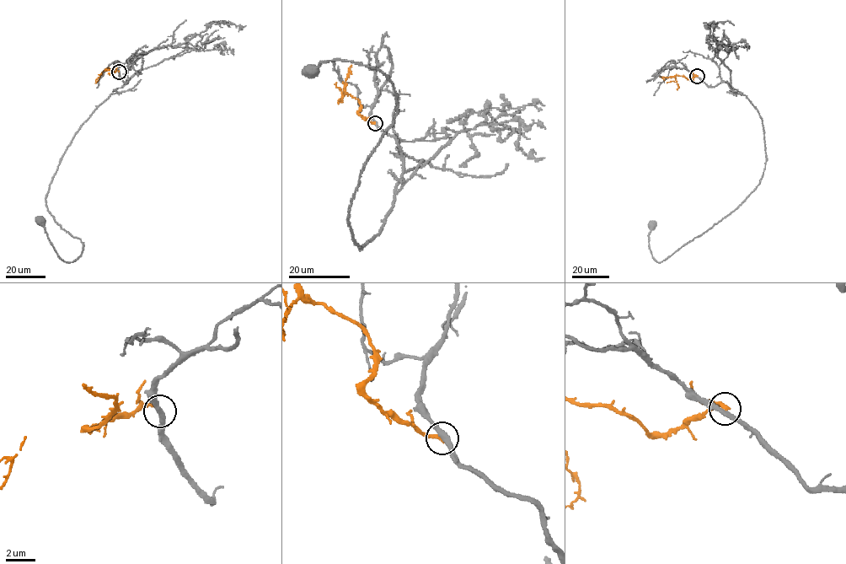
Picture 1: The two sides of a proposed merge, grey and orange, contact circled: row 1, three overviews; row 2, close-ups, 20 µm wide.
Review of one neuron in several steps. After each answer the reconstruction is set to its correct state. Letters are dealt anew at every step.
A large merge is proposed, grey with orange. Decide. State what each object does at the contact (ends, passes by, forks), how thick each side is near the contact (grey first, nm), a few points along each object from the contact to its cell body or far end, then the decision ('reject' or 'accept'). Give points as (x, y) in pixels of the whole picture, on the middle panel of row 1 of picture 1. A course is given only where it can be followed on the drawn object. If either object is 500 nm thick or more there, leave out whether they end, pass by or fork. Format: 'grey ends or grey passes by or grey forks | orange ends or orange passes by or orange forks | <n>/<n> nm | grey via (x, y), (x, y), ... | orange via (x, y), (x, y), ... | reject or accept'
grey passes by | orange ends | 320/240 nm | grey via (375, 122), (404, 172), (361, 248), (349, 214), (397, 113), (394, 88), (351, 61), (312, 72) | orange via (375, 123), (365, 120), (359, 114), (361, 108), (359, 101), (345, 90), (346, 76), (352, 66) | reject

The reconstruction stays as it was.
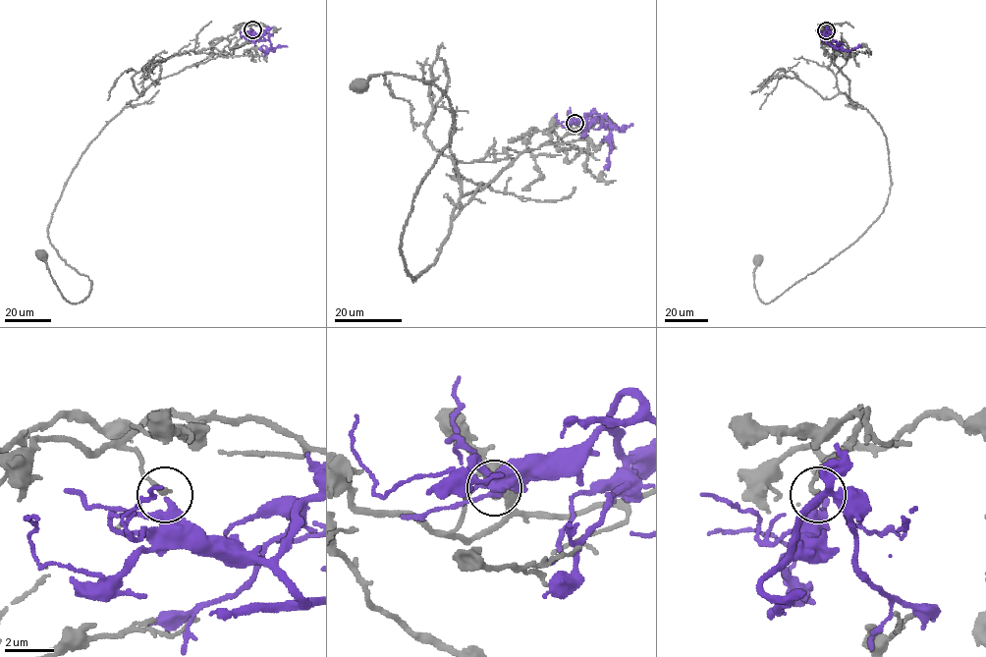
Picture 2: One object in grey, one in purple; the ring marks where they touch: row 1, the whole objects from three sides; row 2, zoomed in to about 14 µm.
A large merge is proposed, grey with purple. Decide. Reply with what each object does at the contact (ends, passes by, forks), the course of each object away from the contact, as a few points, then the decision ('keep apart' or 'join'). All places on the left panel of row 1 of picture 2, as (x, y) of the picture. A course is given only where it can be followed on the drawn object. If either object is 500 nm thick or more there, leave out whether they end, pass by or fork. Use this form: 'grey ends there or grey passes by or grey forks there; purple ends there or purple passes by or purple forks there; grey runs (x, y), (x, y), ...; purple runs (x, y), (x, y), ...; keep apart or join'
grey ends there; purple ends there; grey runs (252, 29), (157, 79), (82, 156), (48, 234), (91, 280), (84, 300), (67, 301), (42, 255); purple runs (252, 29), (270, 43), (271, 48), (265, 53), (258, 49); keep apart

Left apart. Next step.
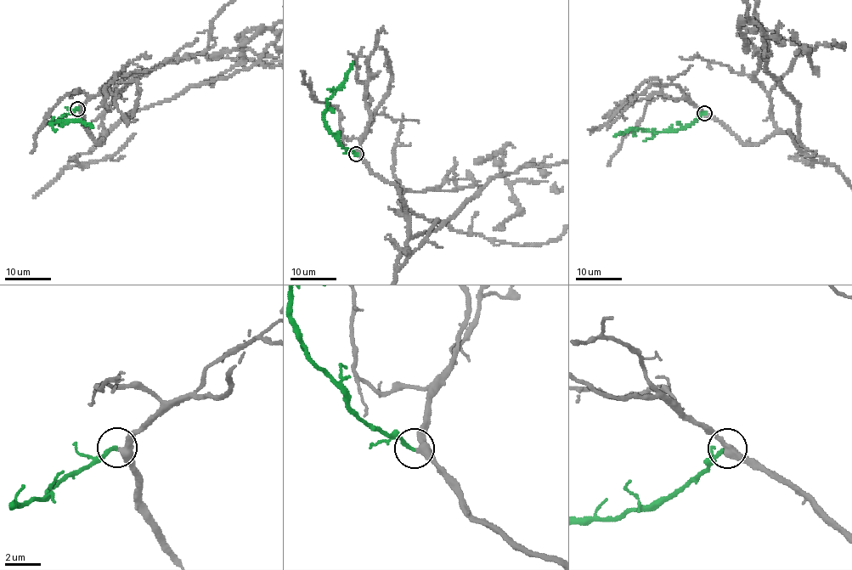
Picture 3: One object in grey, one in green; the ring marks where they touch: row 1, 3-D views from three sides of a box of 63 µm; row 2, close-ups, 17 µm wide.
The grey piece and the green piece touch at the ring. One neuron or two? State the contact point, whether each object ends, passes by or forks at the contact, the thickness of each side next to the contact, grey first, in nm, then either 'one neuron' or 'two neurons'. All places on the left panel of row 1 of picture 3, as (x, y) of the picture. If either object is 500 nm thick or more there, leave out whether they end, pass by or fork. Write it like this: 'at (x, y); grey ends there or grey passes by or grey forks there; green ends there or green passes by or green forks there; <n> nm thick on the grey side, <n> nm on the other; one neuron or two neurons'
at (77, 109); grey passes by; green ends there; 400 nm thick on the grey side, 240 nm on the other; one neuron

